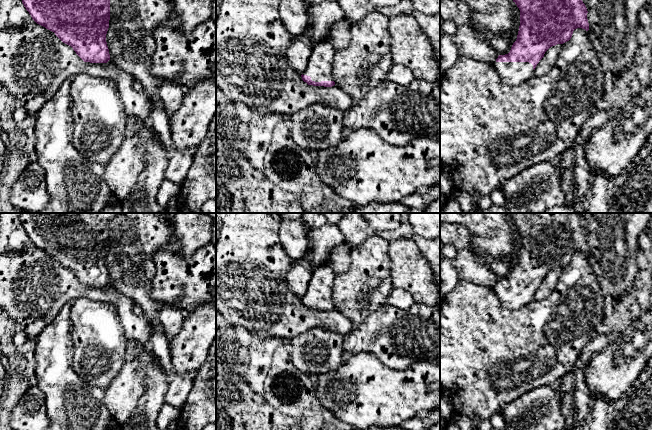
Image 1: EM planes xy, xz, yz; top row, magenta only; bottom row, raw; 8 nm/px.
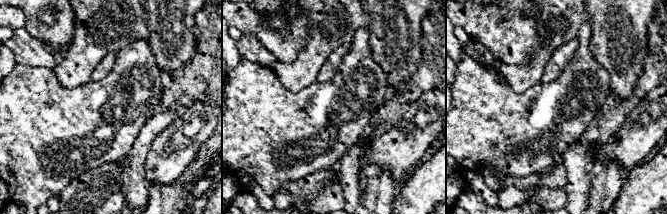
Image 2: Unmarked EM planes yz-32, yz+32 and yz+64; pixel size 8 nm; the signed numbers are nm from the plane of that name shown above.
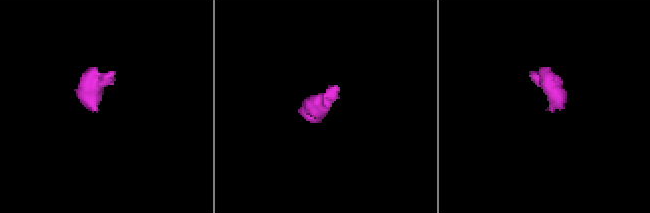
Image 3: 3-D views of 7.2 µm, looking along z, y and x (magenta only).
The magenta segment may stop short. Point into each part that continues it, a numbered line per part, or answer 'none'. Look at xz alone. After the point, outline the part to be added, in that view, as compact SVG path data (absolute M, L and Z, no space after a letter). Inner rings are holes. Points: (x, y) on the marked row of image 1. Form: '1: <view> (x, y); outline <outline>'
1: xz (320, 64); outline M324 41L312 47L306 70L303 75L311 77L312 81L334 81L333 78L333 55L334 48Z

